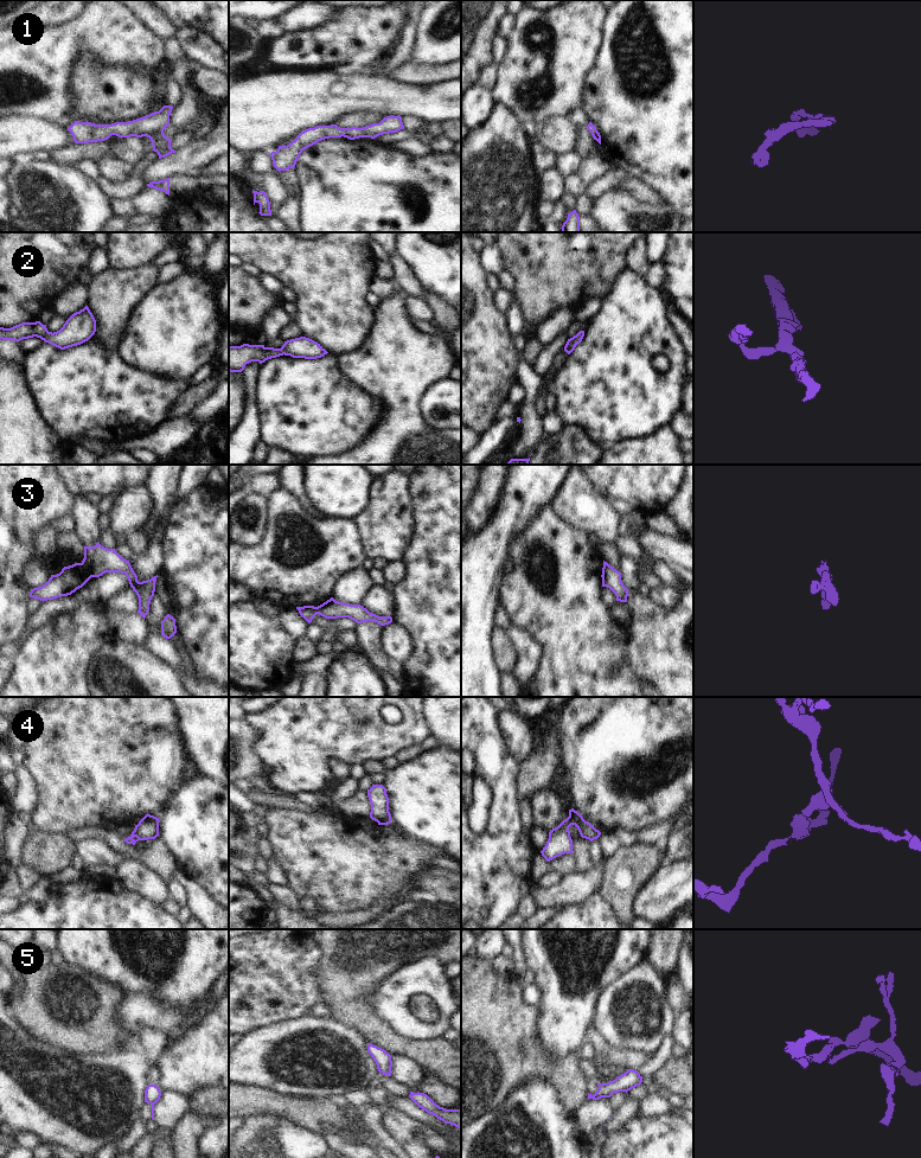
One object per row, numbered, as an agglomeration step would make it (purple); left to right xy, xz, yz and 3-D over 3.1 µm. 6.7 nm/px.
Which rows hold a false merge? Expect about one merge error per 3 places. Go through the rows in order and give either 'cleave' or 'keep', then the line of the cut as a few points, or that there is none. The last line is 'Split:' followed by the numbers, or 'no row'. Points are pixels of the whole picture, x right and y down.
1: keep; cut none
2: keep; cut none
3: cleave; cut xy (80, 563), (90, 577)
4: keep; cut none
5: cleave; cut xy (159, 1098), (152, 1105)
Split: 3, 5

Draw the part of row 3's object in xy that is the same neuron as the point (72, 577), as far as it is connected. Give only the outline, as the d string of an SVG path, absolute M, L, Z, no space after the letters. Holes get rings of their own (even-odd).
M81 563L64 567L57 575L51 575L41 587L31 589L30 597L40 601L68 596L82 588L91 577Z

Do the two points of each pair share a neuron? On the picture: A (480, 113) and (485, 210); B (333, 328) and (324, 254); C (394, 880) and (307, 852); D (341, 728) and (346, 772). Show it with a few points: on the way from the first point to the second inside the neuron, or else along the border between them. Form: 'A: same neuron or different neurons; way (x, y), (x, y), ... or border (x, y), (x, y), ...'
A: different neurons; border (497, 102), (490, 116), (473, 129)
B: same neuron; way (331, 309), (327, 273)
C: same neuron; way (372, 863), (336, 863), (328, 857)
D: different neurons; border (339, 757), (331, 761), (336, 781)

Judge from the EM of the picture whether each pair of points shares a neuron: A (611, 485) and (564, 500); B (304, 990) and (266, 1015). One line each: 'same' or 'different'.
A: different
B: same

